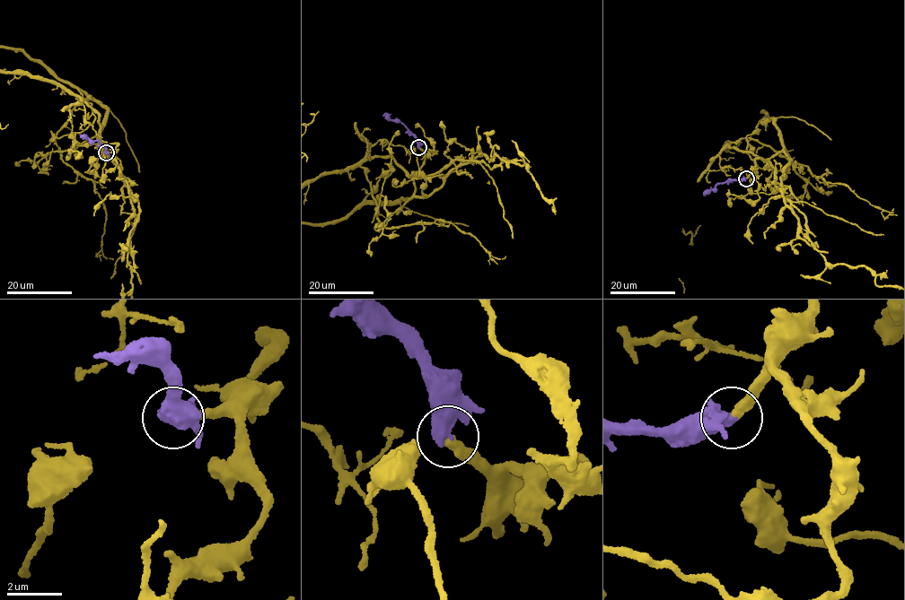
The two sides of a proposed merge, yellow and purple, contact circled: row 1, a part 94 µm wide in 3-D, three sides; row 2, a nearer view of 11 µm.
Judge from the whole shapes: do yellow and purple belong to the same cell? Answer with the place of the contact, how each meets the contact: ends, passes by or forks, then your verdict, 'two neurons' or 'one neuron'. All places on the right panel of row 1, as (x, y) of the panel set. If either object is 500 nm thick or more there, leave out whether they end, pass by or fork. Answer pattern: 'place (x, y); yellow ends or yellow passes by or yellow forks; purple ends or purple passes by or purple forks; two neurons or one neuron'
place (746, 178); one neuron

